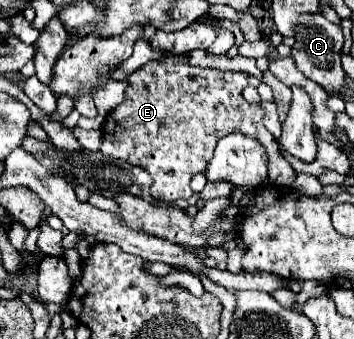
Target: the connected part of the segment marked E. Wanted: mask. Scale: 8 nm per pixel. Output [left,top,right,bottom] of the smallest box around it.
[99,53,295,202]

